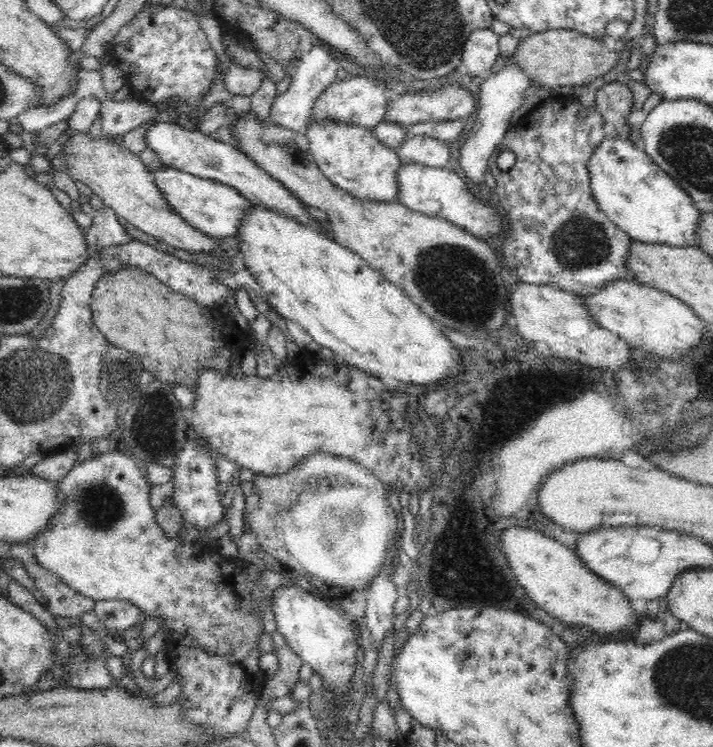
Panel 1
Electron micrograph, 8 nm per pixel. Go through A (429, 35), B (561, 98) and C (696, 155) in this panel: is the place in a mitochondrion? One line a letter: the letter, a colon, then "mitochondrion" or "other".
A: mitochondrion
B: other
C: mitochondrion

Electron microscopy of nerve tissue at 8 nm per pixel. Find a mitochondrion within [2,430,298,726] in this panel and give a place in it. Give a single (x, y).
(99, 505)

